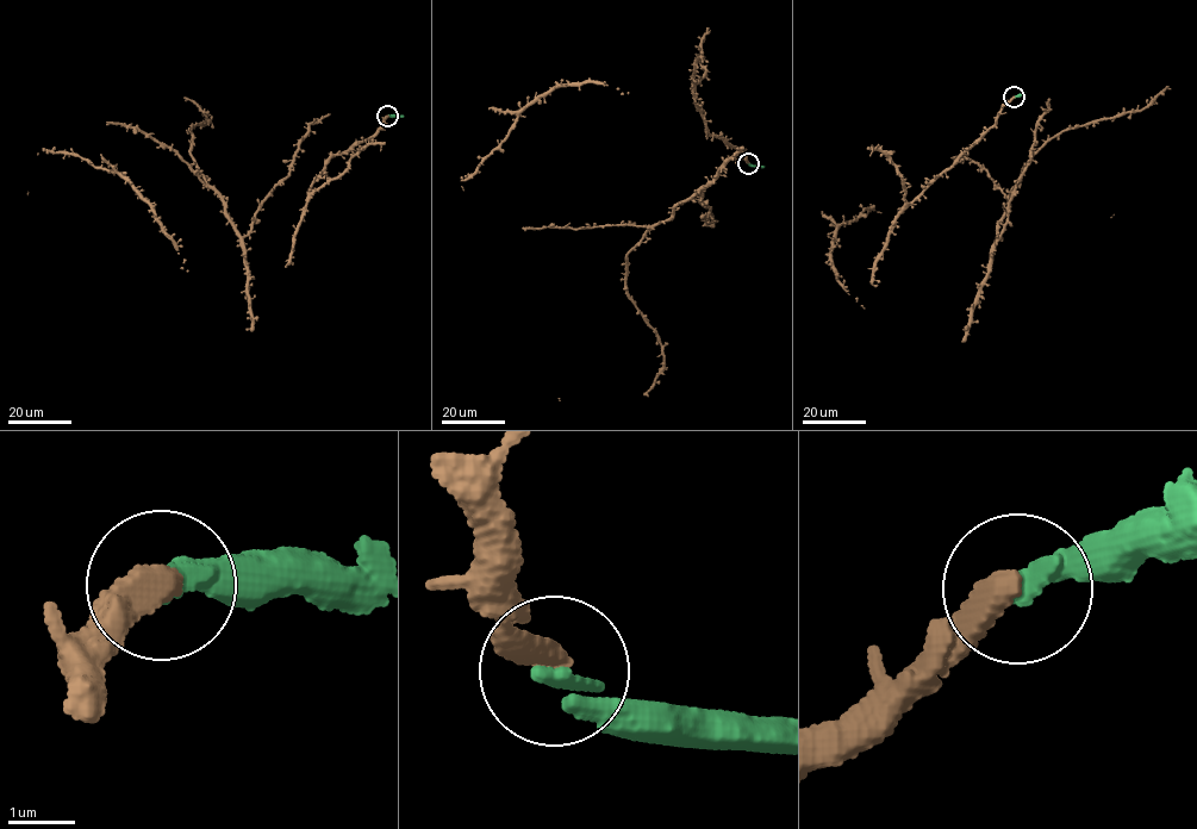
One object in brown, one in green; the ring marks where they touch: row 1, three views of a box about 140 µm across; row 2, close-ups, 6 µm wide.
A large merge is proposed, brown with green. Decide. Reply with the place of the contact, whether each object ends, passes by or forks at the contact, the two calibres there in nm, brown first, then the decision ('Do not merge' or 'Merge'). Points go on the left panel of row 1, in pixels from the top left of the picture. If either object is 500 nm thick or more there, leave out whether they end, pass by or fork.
Place: (387, 116). At the ring brown ends. At the ring green ends. Thickness 440 nm (brown) against 280 nm. Merge

